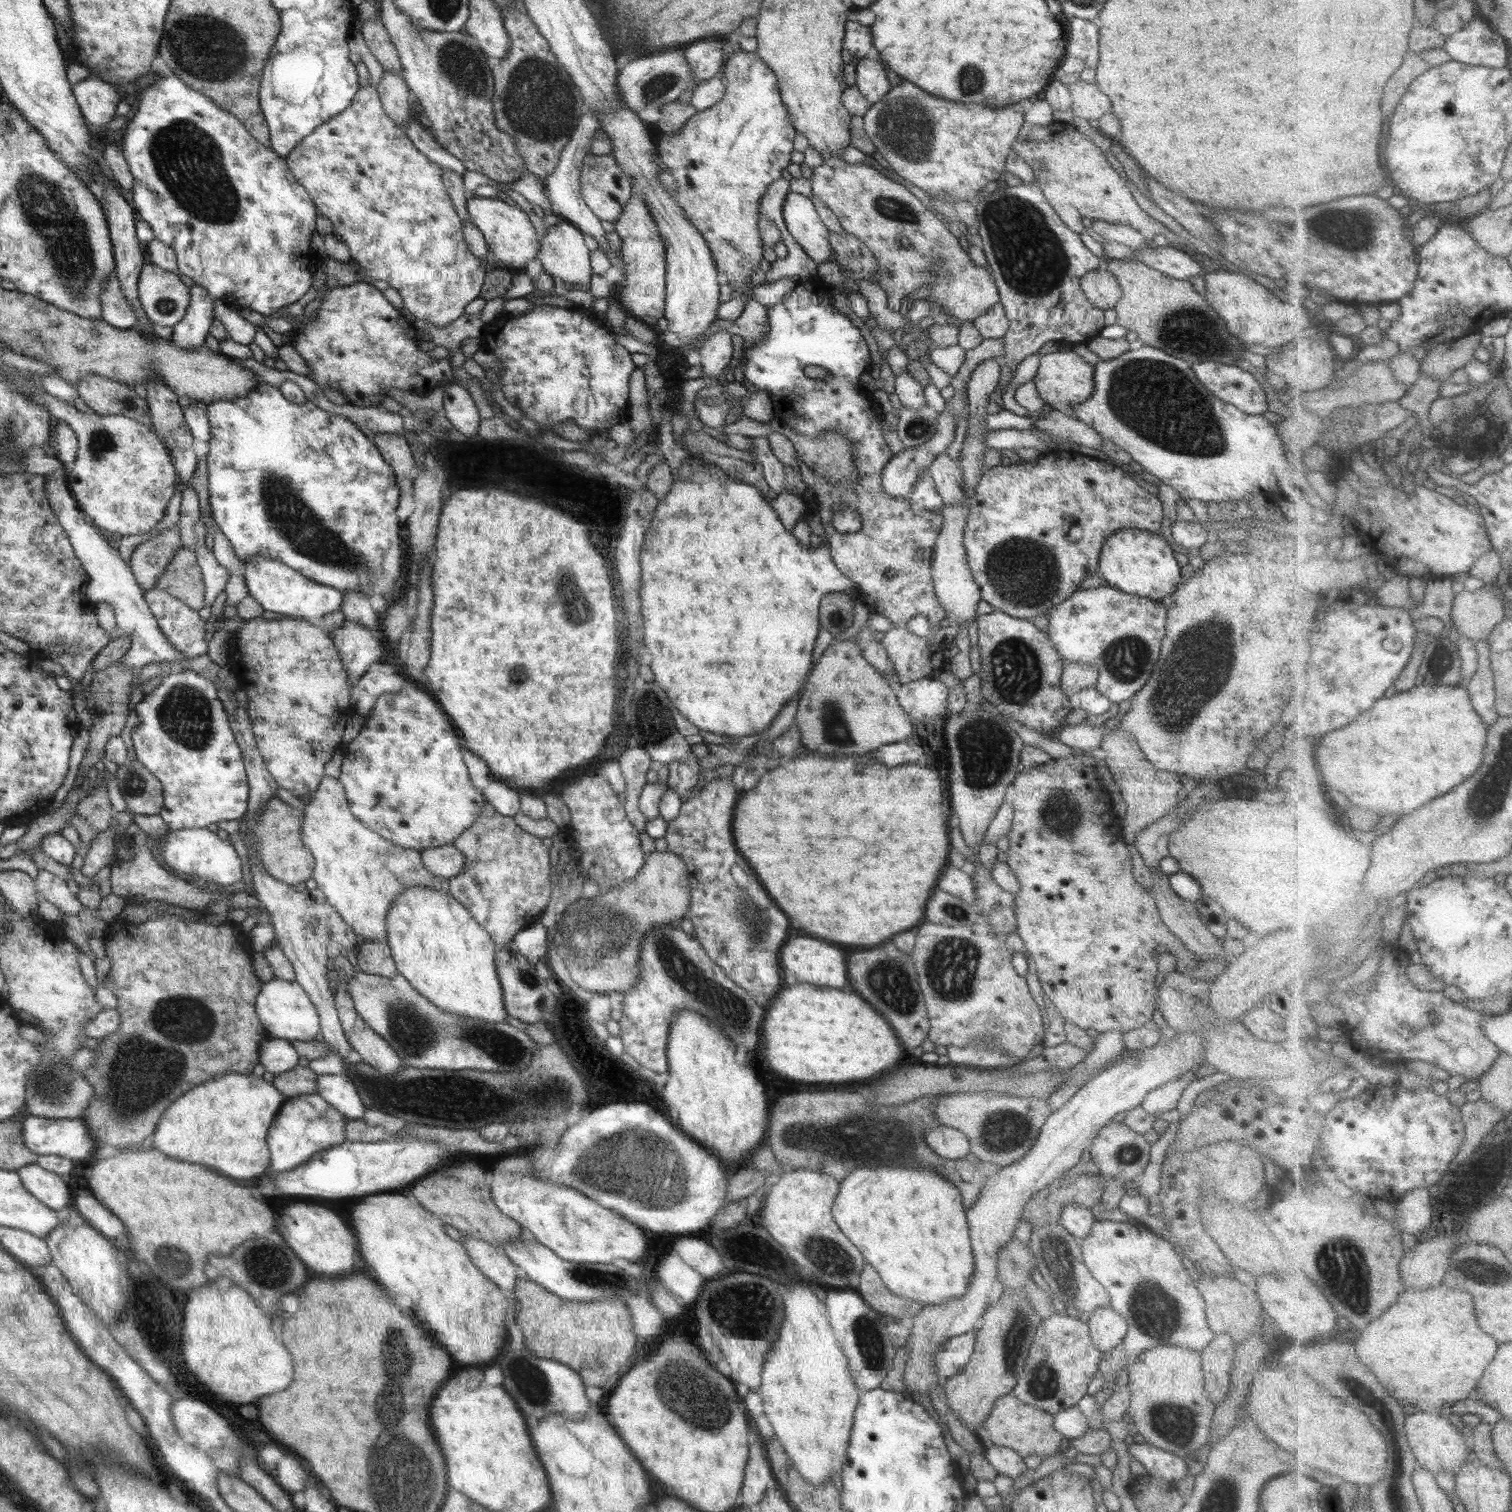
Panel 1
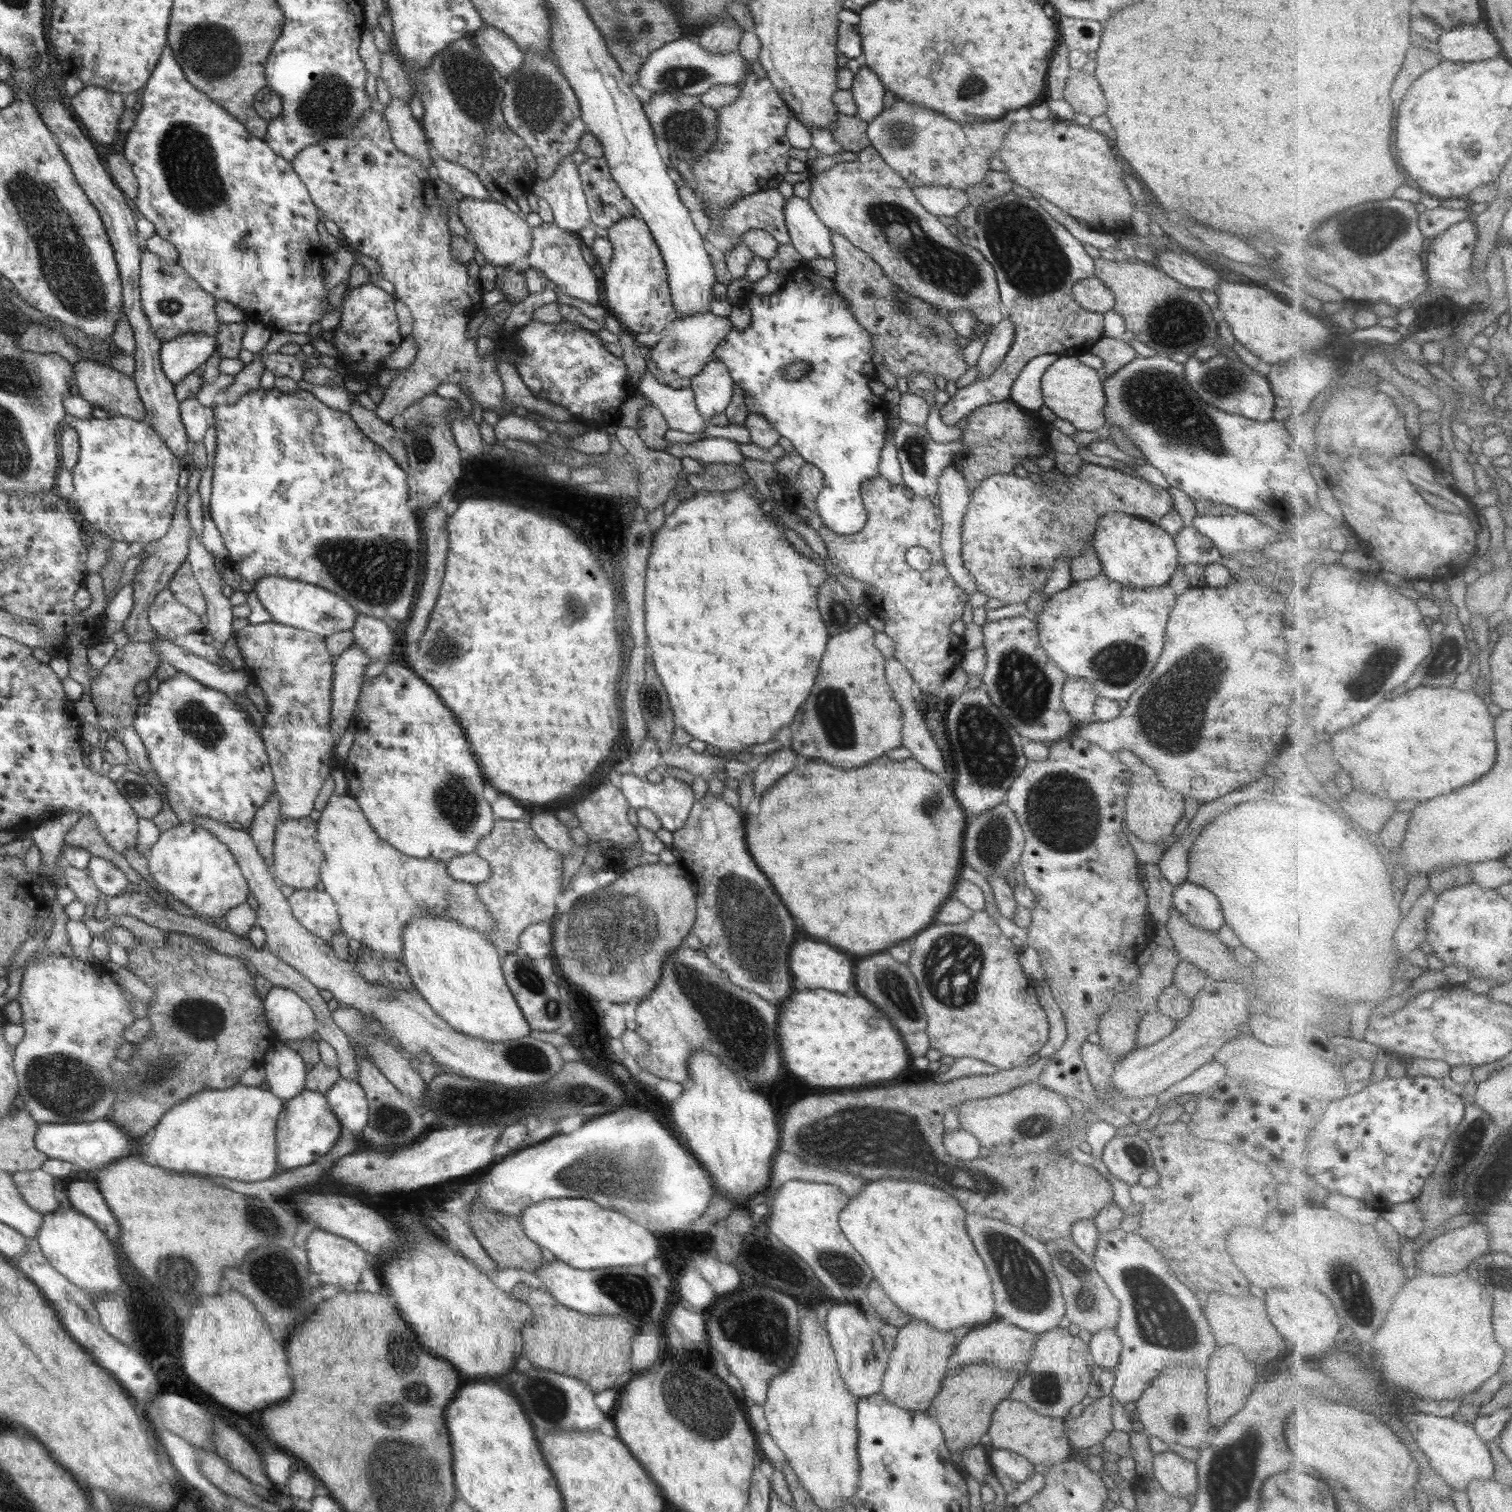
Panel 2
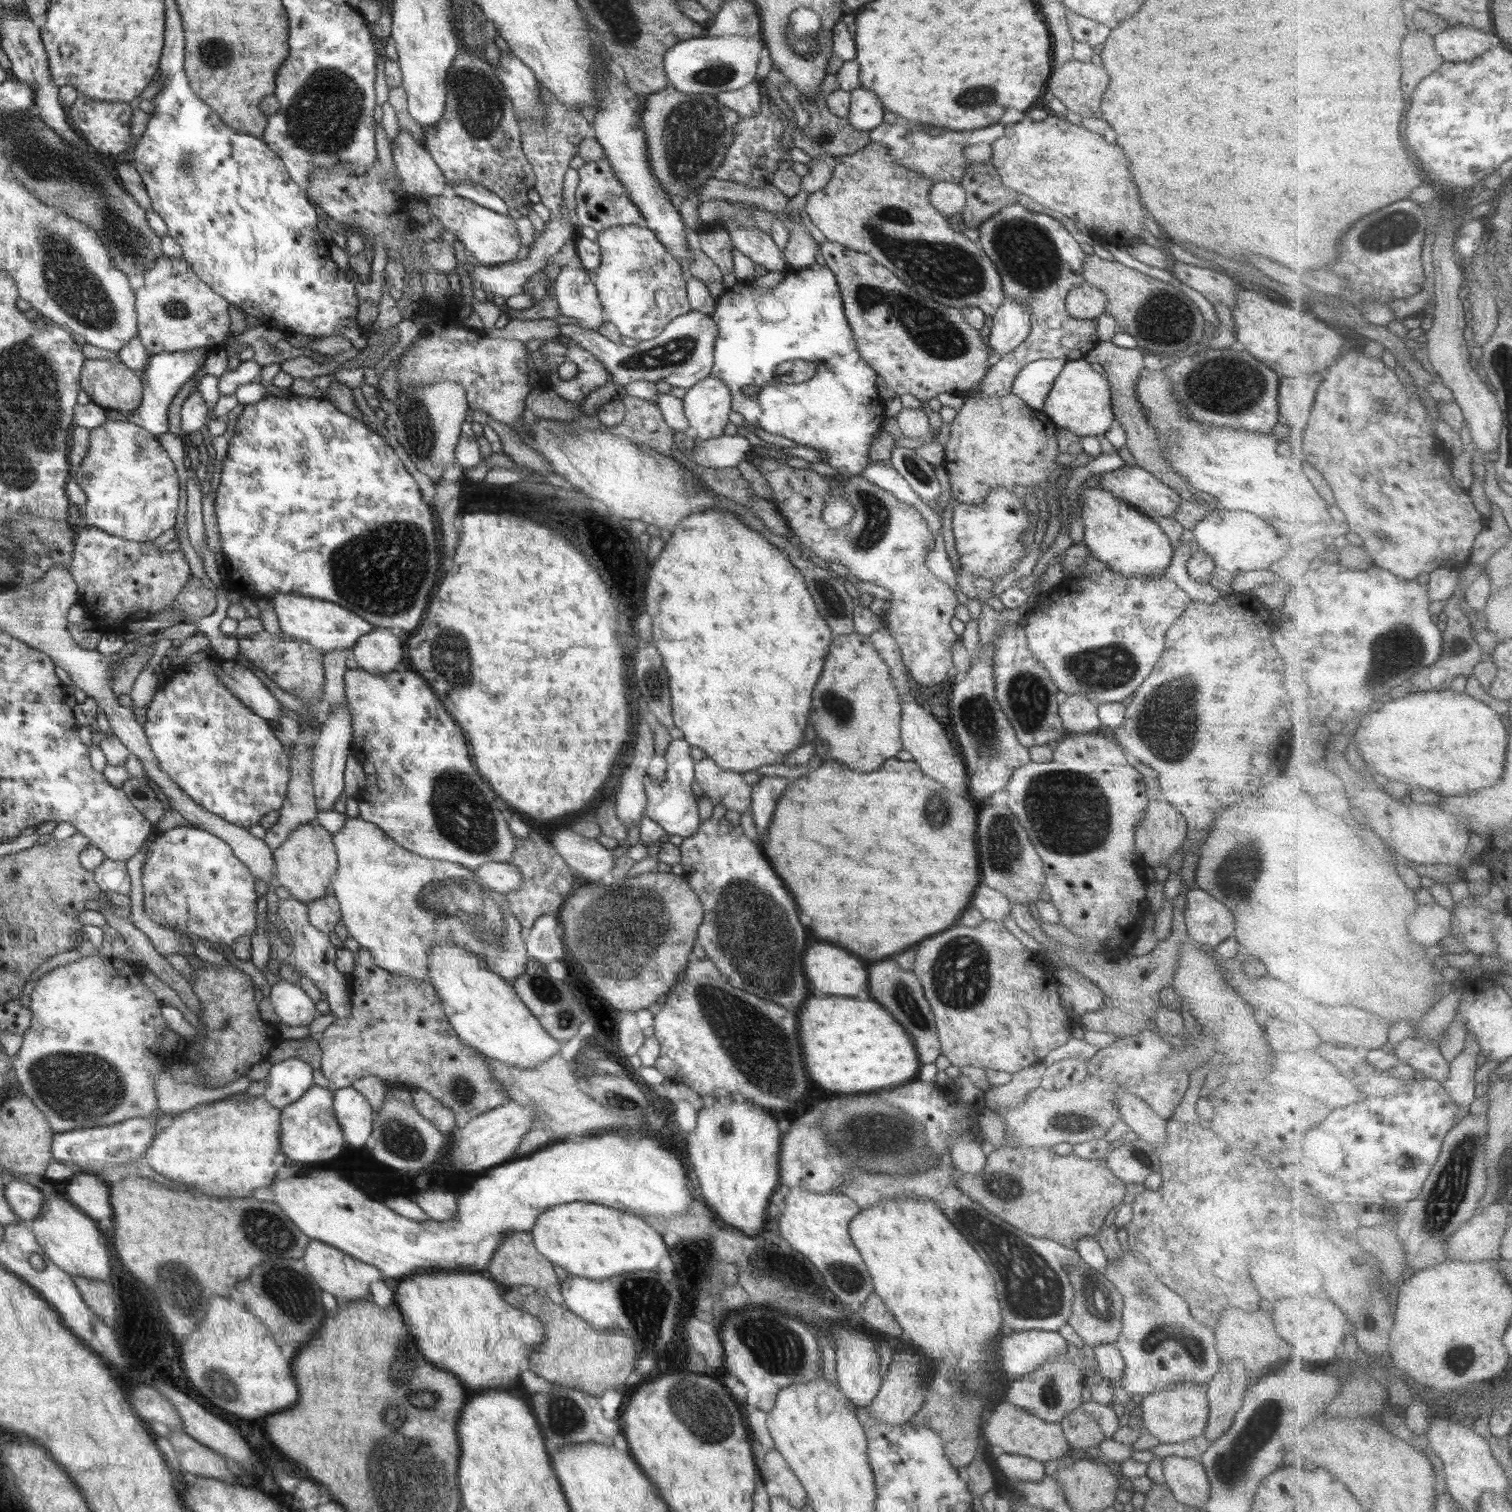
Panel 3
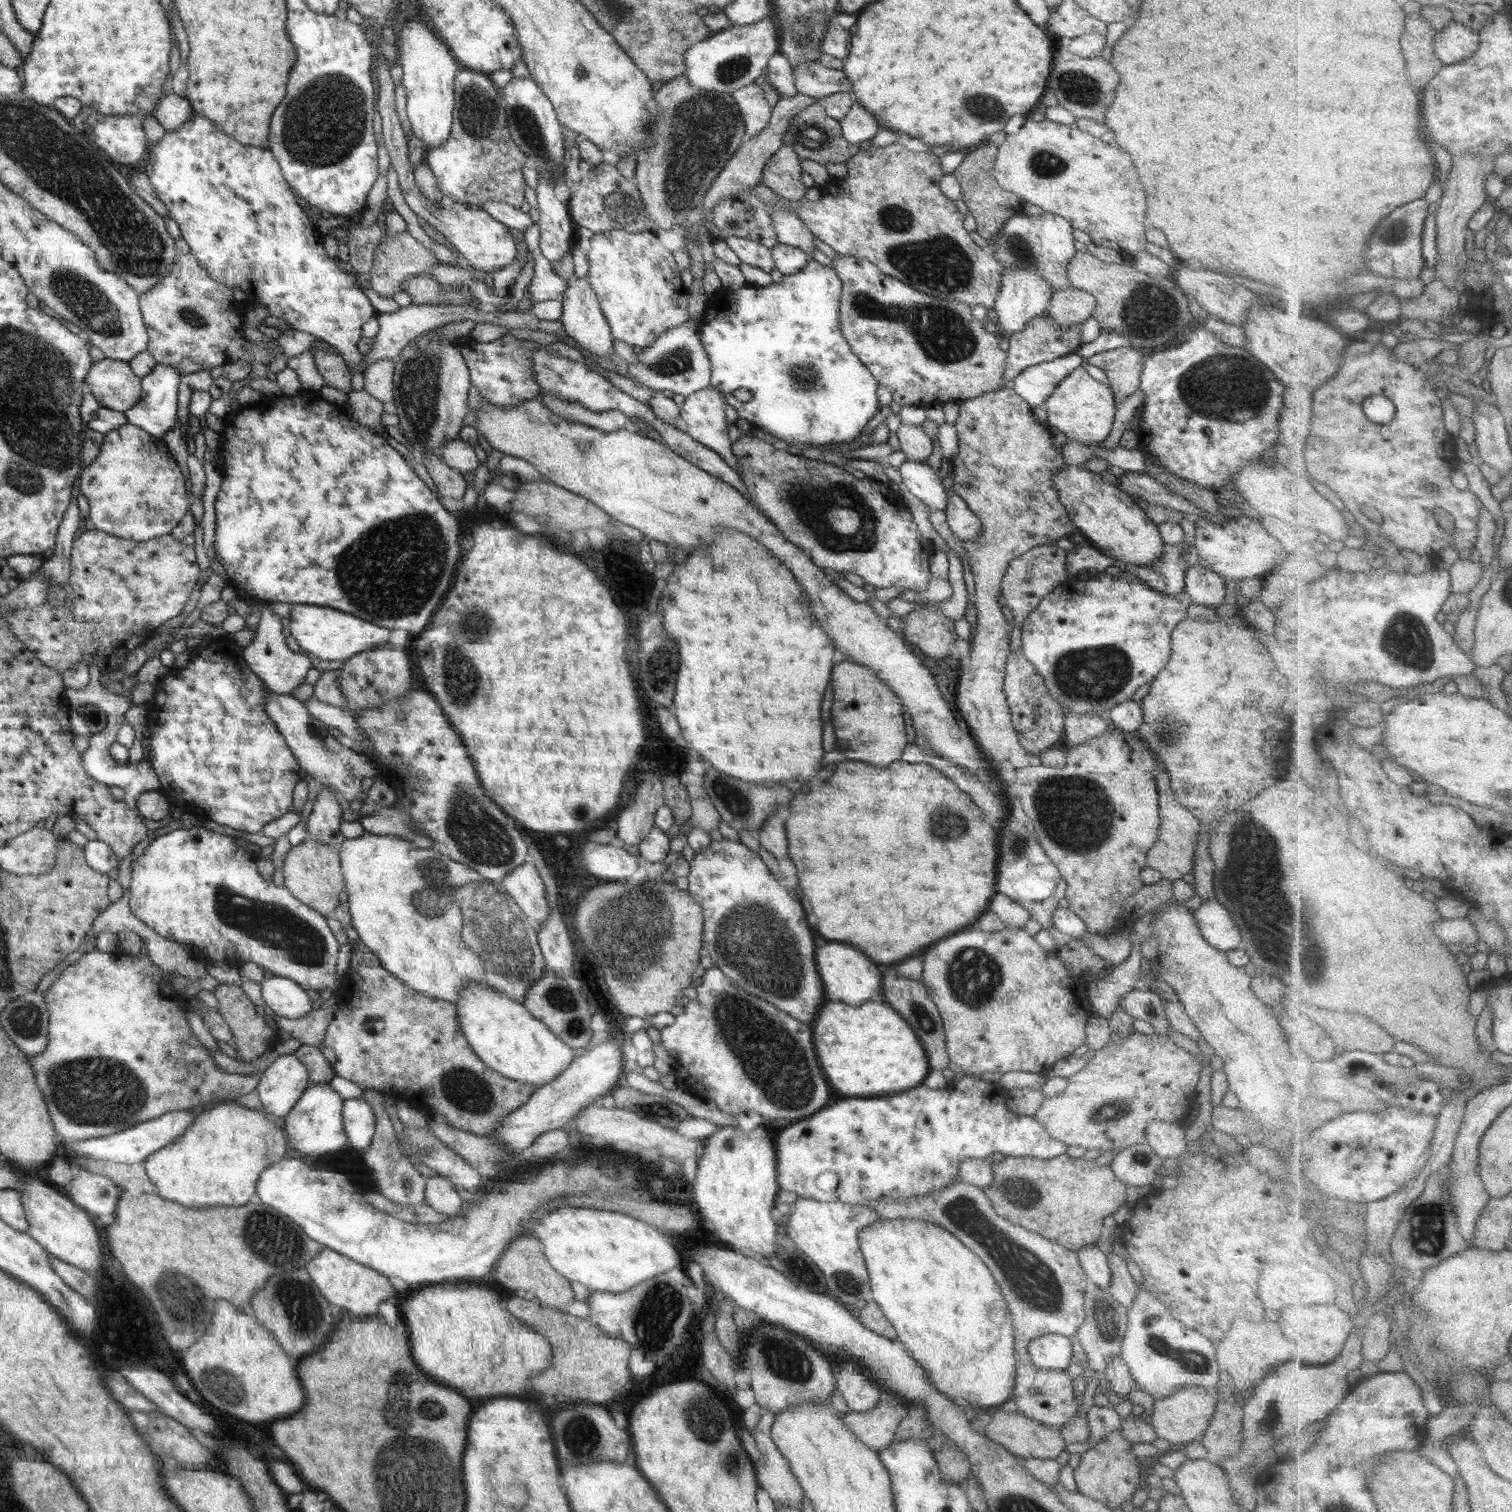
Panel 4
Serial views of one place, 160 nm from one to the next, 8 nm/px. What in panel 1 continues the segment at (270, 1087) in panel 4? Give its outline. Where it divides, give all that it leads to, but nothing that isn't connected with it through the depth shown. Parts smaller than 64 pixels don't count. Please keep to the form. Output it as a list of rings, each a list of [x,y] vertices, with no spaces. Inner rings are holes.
[[[268,1036],[261,1044],[261,1061],[266,1072],[280,1076],[294,1070],[298,1065],[299,1054],[291,1041]]]

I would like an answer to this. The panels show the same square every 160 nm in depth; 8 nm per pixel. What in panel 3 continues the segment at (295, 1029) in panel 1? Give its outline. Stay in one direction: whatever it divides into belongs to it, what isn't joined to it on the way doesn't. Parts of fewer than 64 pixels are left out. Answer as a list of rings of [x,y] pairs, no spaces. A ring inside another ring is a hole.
[[[280,981],[271,985],[269,997],[279,1018],[279,1024],[308,1026],[318,1014],[314,1002],[306,996],[306,992],[292,986],[292,983]]]

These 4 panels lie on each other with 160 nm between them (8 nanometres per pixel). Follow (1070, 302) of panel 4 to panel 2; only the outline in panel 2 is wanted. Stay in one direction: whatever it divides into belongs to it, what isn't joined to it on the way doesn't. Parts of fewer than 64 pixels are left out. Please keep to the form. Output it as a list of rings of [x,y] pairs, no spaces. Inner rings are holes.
[[[1096,275],[1074,283],[1072,294],[1075,301],[1092,314],[1110,312],[1115,305],[1114,293]]]

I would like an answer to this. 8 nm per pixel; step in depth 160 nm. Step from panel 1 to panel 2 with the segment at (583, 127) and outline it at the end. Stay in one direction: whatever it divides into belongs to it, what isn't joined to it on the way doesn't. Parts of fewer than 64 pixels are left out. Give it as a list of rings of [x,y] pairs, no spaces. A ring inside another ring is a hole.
[[[572,155],[558,163],[550,178],[534,181],[532,192],[547,200],[554,215],[553,223],[562,230],[578,233],[582,228],[593,227],[582,179]]]

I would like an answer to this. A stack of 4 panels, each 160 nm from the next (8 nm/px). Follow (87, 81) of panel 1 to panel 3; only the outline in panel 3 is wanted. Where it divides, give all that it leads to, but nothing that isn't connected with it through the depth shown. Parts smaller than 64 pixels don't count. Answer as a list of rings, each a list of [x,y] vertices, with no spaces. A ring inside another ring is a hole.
[[[80,93],[70,106],[70,118],[74,126],[82,131],[82,136],[90,146],[104,154],[120,154],[137,146],[138,138],[130,132],[132,108],[126,103],[110,103],[99,101]]]

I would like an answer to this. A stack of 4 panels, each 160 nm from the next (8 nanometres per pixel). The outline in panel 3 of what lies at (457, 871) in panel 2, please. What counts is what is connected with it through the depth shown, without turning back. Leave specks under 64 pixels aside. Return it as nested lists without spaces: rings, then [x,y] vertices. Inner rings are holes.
[[[509,862],[486,863],[472,871],[477,873],[478,880],[481,880],[484,887],[500,897],[504,893],[516,890],[521,883],[519,868]]]

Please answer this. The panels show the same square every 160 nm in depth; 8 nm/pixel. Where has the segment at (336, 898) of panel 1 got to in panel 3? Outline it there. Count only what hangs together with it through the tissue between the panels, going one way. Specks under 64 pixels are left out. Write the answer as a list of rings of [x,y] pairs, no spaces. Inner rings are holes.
[[[345,814],[343,828],[332,835],[339,868],[333,878],[331,894],[339,900],[341,919],[349,936],[358,942],[361,950],[368,948],[381,968],[430,983],[430,952],[438,944],[454,944],[481,957],[490,972],[497,973],[510,984],[524,974],[529,954],[526,939],[520,935],[518,919],[495,902],[472,869],[448,860],[418,856],[360,816]]]

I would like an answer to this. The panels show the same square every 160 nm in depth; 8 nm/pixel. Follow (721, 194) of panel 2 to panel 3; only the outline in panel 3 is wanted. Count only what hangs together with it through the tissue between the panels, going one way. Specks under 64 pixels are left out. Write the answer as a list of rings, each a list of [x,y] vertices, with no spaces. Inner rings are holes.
[[[762,101],[762,110],[752,118],[742,118],[734,126],[734,140],[726,149],[722,164],[713,172],[712,178],[736,182],[752,188],[770,184],[774,173],[779,169],[779,162],[787,157],[781,147],[781,136],[785,133],[785,123]]]

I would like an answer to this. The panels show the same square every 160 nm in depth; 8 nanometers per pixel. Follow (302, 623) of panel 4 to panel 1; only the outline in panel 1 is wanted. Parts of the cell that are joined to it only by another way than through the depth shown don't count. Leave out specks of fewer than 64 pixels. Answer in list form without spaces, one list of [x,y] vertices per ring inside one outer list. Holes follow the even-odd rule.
[[[254,555],[252,559],[245,560],[243,570],[249,595],[265,608],[267,615],[302,618],[316,624],[320,618],[340,610],[345,602],[345,596],[340,589],[310,580],[310,577],[290,568],[290,565],[281,560]]]

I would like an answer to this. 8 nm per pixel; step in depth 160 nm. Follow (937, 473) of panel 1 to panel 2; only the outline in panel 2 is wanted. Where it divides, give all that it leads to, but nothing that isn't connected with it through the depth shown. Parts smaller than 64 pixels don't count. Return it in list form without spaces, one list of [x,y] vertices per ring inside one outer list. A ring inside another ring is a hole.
[[[955,463],[942,470],[942,474],[938,476],[938,498],[940,498],[940,510],[943,526],[941,529],[941,547],[944,553],[944,564],[951,574],[951,577],[956,581],[956,584],[966,592],[969,596],[978,592],[974,577],[967,571],[963,565],[961,557],[962,548],[962,518],[966,515],[968,505],[970,504],[971,492],[964,480],[964,476],[958,472],[958,467]]]

